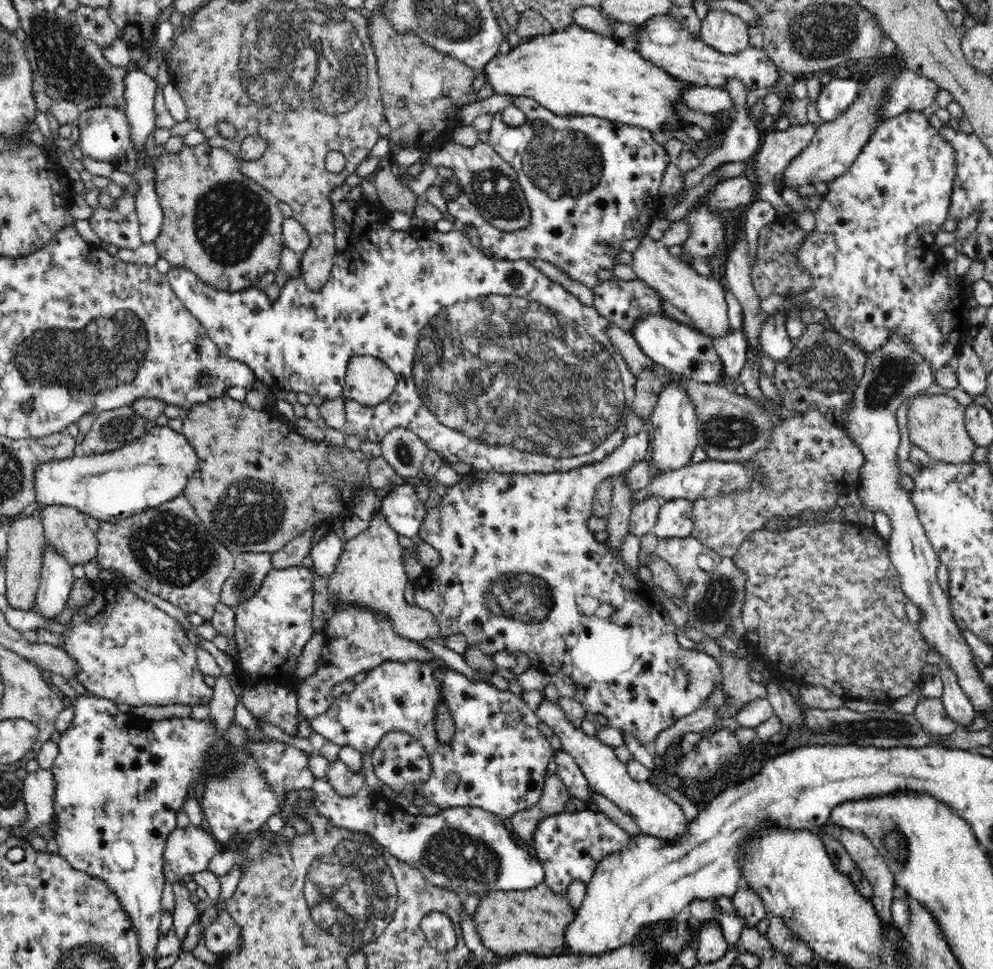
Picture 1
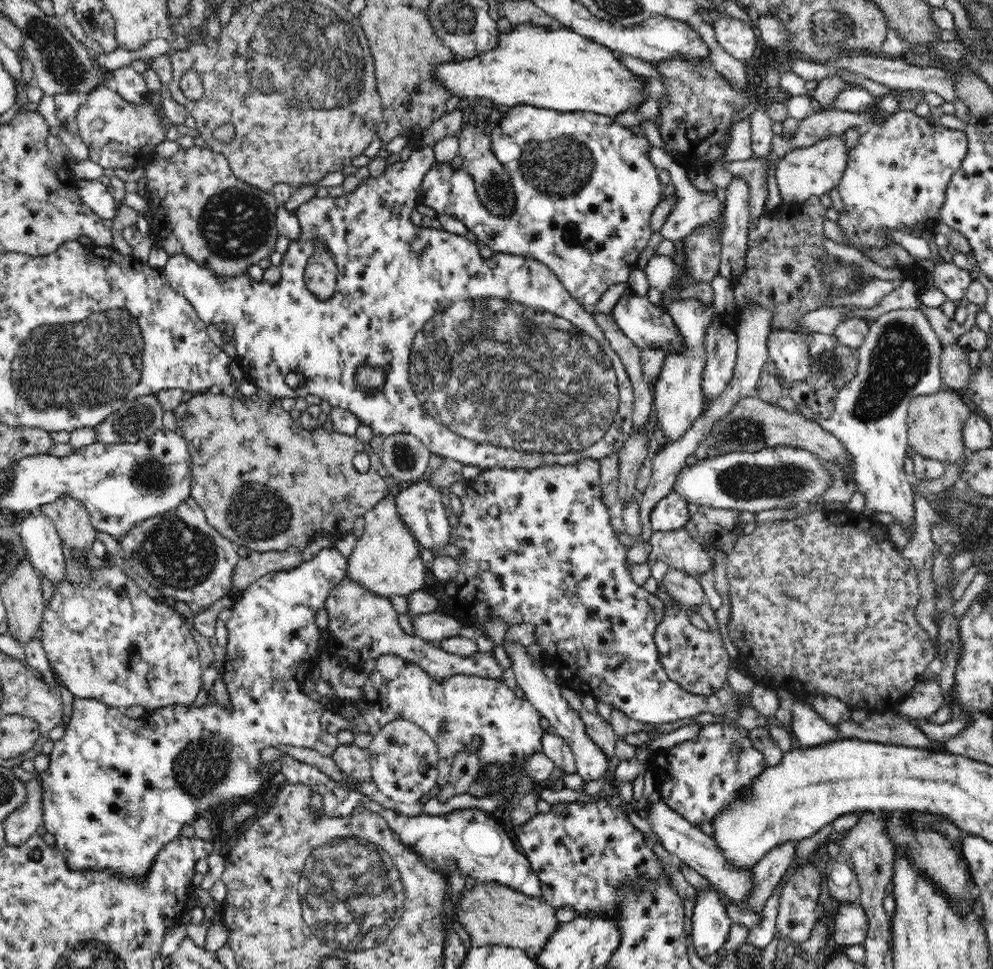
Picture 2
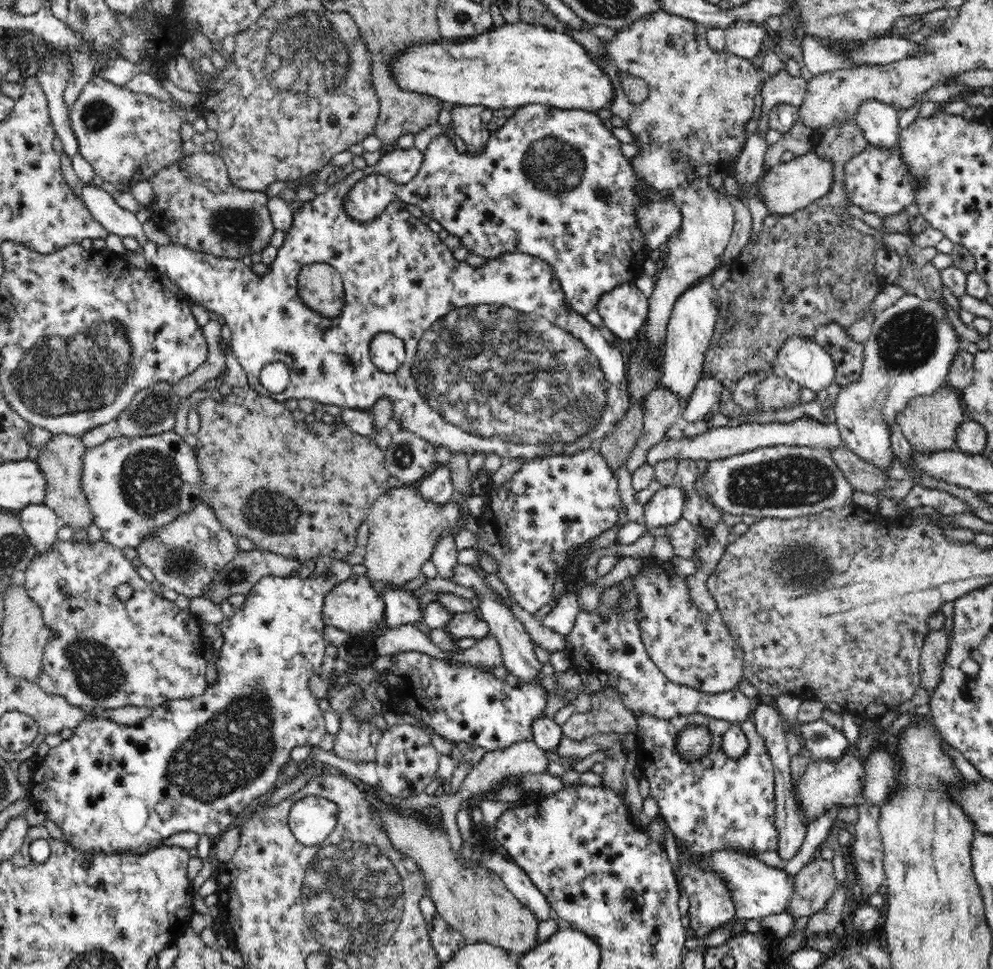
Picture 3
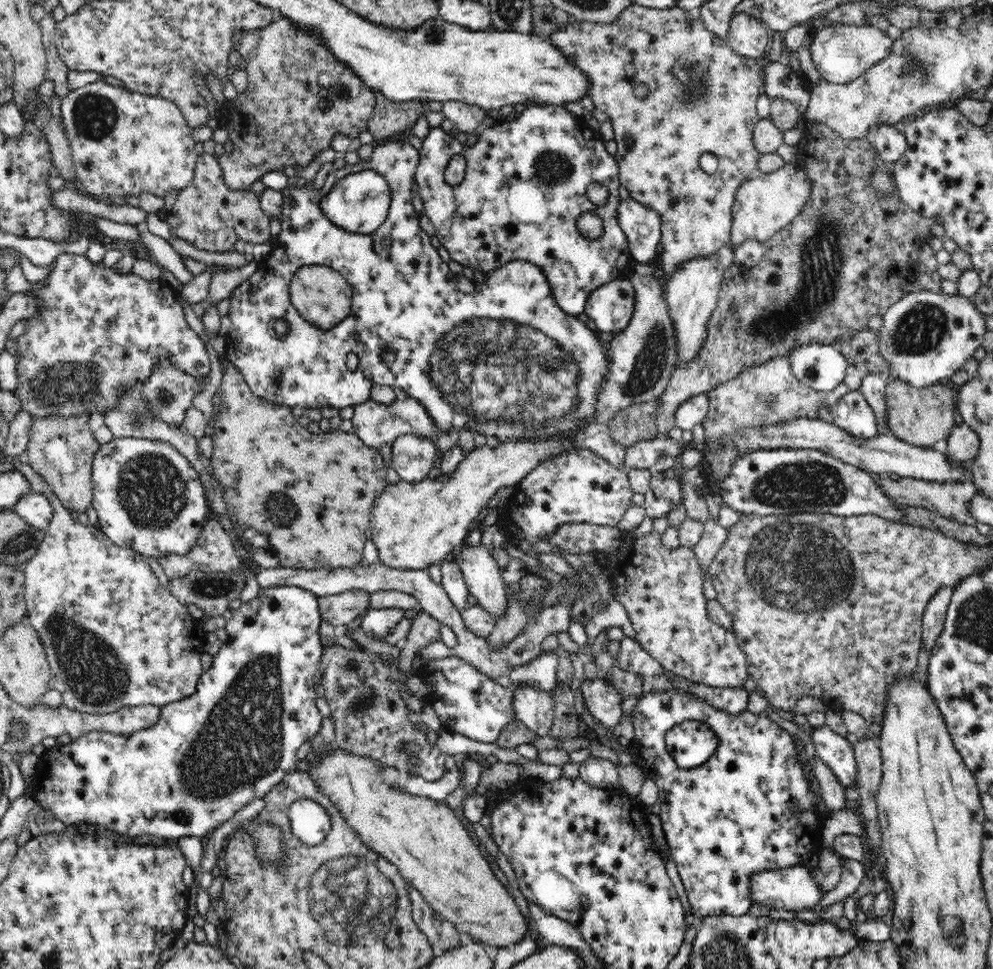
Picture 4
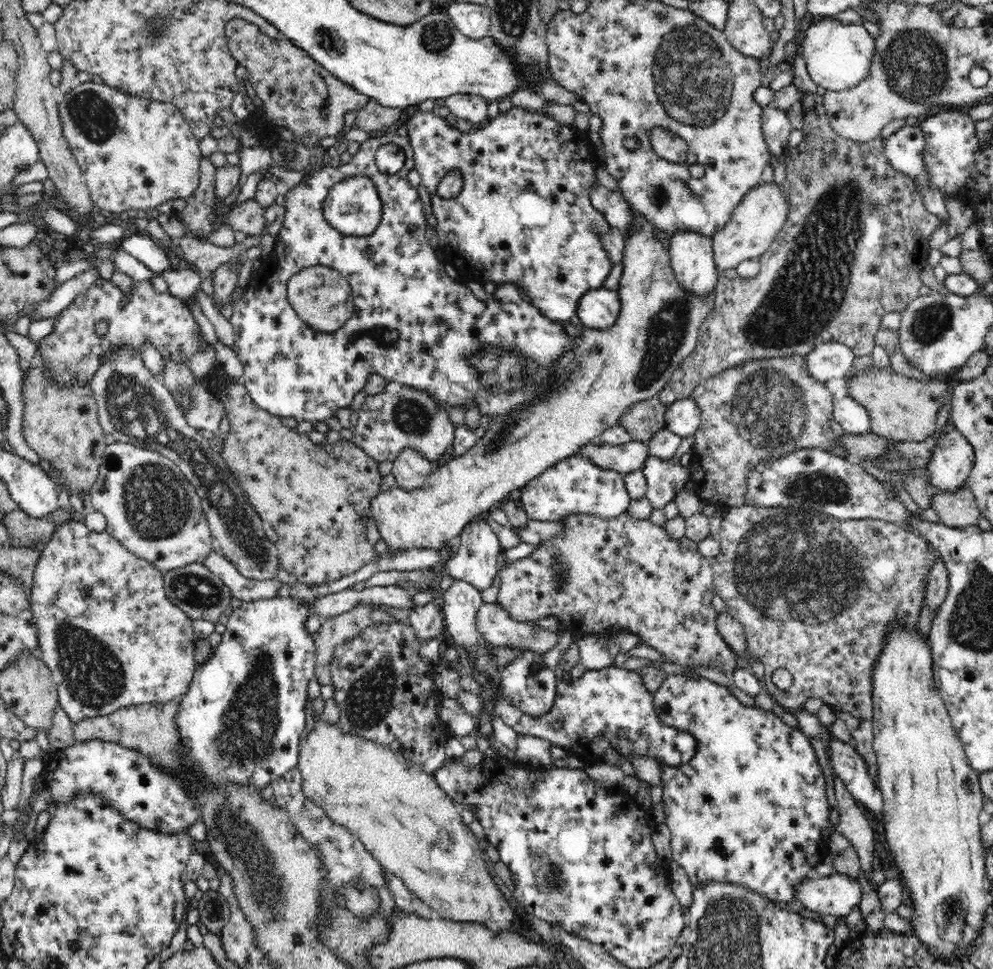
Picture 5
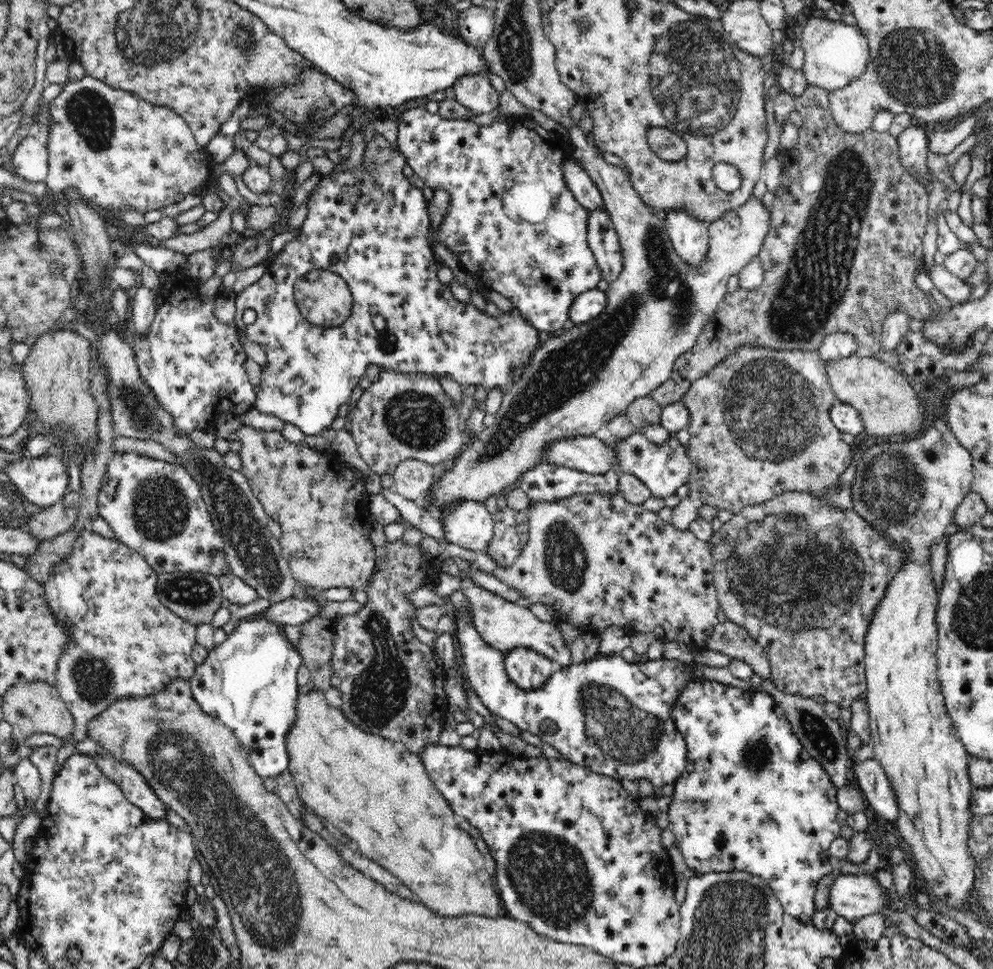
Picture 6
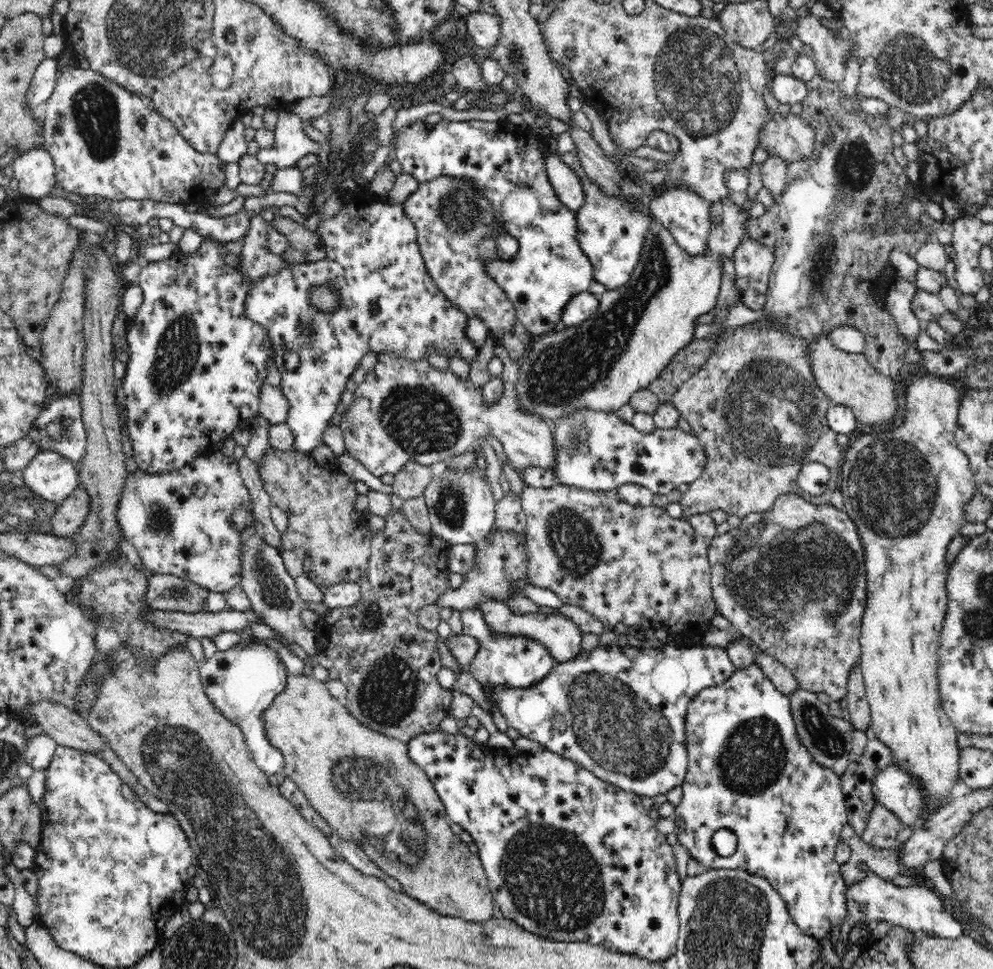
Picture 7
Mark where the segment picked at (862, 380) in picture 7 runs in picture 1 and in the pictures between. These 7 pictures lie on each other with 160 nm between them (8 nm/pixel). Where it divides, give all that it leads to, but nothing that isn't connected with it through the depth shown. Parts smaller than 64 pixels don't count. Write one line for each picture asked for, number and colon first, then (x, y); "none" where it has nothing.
1: (936, 422)
2: (935, 422)
3: (929, 422)
4: (921, 417)
5: (901, 409)
6: (887, 404)

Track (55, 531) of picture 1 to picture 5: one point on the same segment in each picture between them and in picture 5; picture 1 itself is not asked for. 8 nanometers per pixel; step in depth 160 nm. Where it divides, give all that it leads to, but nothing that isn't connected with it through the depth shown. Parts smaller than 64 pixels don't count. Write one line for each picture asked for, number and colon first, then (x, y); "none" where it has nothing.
2: (72, 522)
3: (61, 459)
4: (61, 450)
5: (60, 424)

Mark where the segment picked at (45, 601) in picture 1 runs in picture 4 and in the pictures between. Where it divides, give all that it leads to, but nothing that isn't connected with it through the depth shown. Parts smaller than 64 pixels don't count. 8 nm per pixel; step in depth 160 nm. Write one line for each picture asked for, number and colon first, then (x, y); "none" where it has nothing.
2: (38, 534)
3: (40, 523)
4: (35, 509)

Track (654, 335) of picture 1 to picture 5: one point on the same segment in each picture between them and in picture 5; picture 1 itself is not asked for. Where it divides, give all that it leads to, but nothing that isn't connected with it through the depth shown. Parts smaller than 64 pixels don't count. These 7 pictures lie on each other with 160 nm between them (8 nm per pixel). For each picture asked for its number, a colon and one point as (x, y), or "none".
2: (647, 325)
3: (624, 309)
4: (610, 307)
5: (598, 309)

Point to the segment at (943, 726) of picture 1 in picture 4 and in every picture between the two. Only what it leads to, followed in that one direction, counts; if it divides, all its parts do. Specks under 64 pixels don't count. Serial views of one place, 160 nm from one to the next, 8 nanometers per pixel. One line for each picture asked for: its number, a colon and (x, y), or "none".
2: (926, 698)
3: (935, 646)
4: (934, 616)

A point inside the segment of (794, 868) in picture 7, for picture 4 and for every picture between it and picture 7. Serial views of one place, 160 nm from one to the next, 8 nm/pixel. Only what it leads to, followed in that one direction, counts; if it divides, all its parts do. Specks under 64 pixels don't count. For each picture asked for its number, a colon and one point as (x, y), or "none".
4: (750, 807)
5: (750, 808)
6: (748, 777)

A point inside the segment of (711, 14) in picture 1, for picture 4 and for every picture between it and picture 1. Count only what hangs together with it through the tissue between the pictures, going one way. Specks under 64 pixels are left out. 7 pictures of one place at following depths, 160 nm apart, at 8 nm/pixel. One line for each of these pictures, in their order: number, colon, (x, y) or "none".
2: (738, 39)
3: (744, 39)
4: (748, 36)

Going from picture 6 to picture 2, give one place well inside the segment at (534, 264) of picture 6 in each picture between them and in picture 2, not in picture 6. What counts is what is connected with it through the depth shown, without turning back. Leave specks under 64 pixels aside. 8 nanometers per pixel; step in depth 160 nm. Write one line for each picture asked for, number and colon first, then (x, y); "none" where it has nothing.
2: (584, 186)
3: (534, 189)
4: (525, 183)
5: (524, 214)

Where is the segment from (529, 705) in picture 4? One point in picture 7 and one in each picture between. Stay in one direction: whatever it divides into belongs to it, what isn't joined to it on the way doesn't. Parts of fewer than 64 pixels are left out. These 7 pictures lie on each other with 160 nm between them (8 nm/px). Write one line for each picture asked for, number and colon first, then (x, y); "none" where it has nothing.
5: (527, 684)
6: (528, 669)
7: (519, 662)

